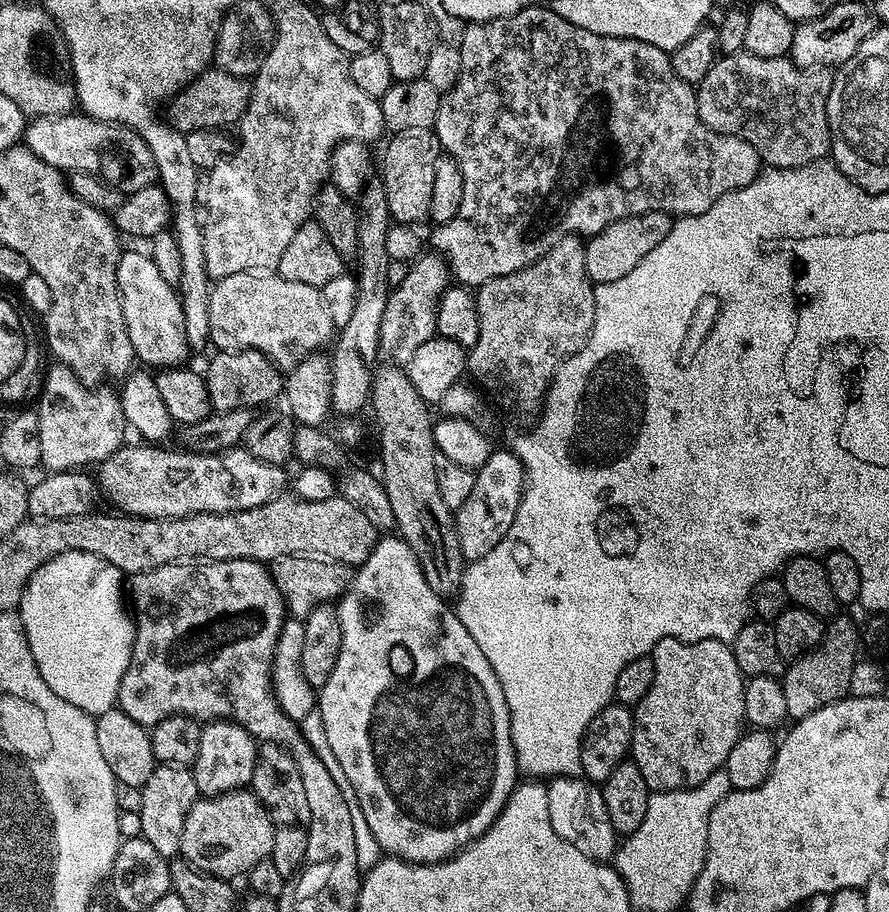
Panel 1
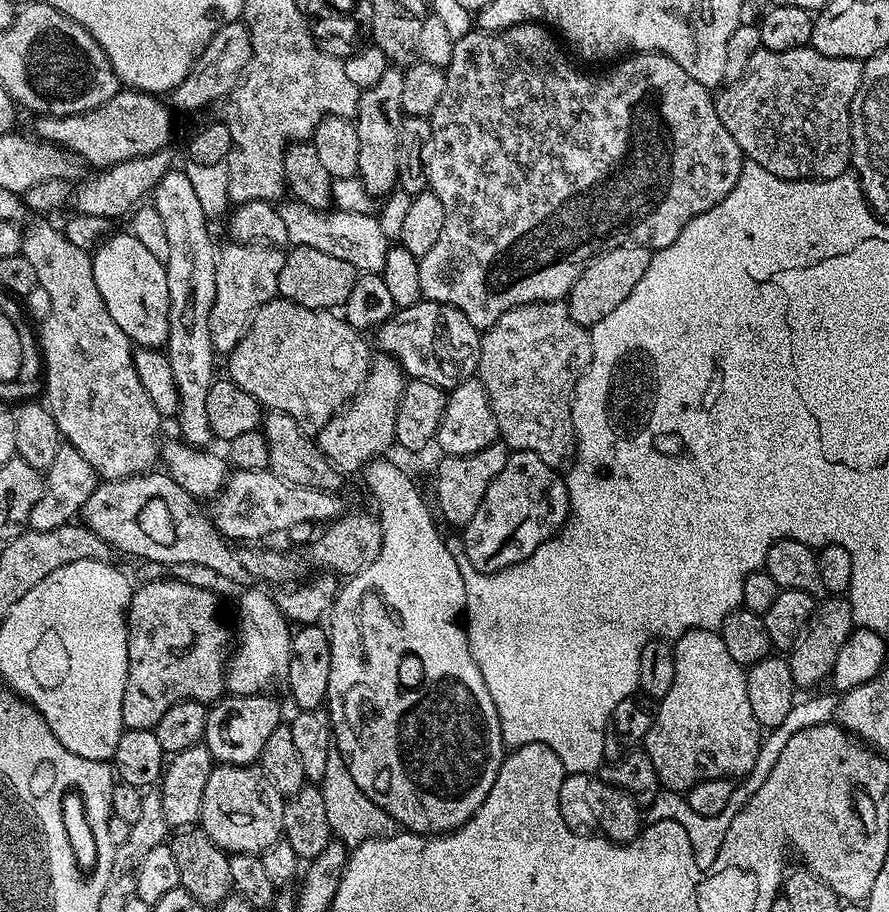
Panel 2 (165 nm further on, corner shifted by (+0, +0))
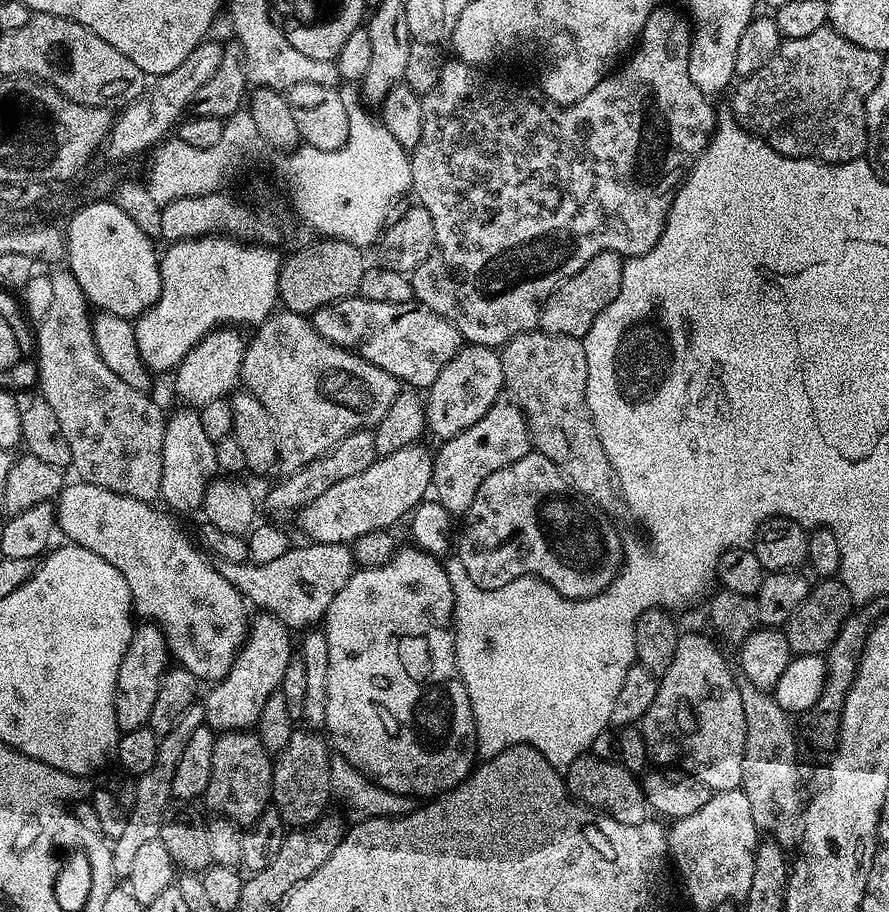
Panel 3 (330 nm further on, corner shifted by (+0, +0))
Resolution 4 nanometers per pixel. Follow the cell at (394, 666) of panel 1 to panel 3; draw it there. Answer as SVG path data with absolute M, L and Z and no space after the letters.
M415 546L407 547L397 550L390 558L390 562L386 562L382 566L360 568L353 572L350 582L346 582L346 586L342 586L342 590L338 590L338 598L334 598L334 602L330 602L326 617L326 631L330 642L330 670L326 682L324 728L331 747L339 755L346 757L361 774L373 780L378 786L390 790L395 796L436 798L443 793L451 792L453 788L458 787L462 781L472 775L474 765L478 760L476 727L470 710L470 698L466 694L466 686L460 681L460 671L456 668L456 638L452 619L454 590L450 586L448 569L432 553L424 552Z

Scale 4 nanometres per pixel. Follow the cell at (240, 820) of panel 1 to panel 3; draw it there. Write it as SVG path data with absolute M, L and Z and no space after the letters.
M255 731L219 733L214 742L210 786L206 786L203 803L208 803L217 817L224 817L237 826L255 824L272 799L272 761Z

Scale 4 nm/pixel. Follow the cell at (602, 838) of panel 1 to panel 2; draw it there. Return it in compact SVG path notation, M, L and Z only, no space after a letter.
M586 772L565 775L559 781L558 787L560 789L560 813L568 827L599 834L605 840L611 840L617 844L627 844L629 840L640 835L642 808L630 793L615 788L599 775Z

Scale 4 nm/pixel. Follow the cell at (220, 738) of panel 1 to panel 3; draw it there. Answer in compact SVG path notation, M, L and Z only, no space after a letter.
M261 611L256 615L251 617L248 637L244 639L244 645L234 658L230 670L222 680L215 681L209 687L212 689L208 697L202 700L205 725L217 734L255 729L262 706L266 706L266 701L280 691L286 666L290 666L294 658L294 636L290 629L270 612Z

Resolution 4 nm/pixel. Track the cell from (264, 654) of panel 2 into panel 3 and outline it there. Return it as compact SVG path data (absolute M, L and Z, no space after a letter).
M65 483L64 489L54 501L59 531L64 531L68 535L67 539L77 548L88 548L98 554L98 558L110 562L110 566L114 566L114 570L126 578L135 611L139 615L141 612L145 621L160 625L169 651L179 667L194 674L200 682L222 680L240 653L244 639L248 637L250 608L244 595L230 586L230 582L222 578L219 567L195 543L192 545L180 533L179 526L167 516L167 511L159 512L152 508L156 506L149 501L123 496L102 486L73 483Z

